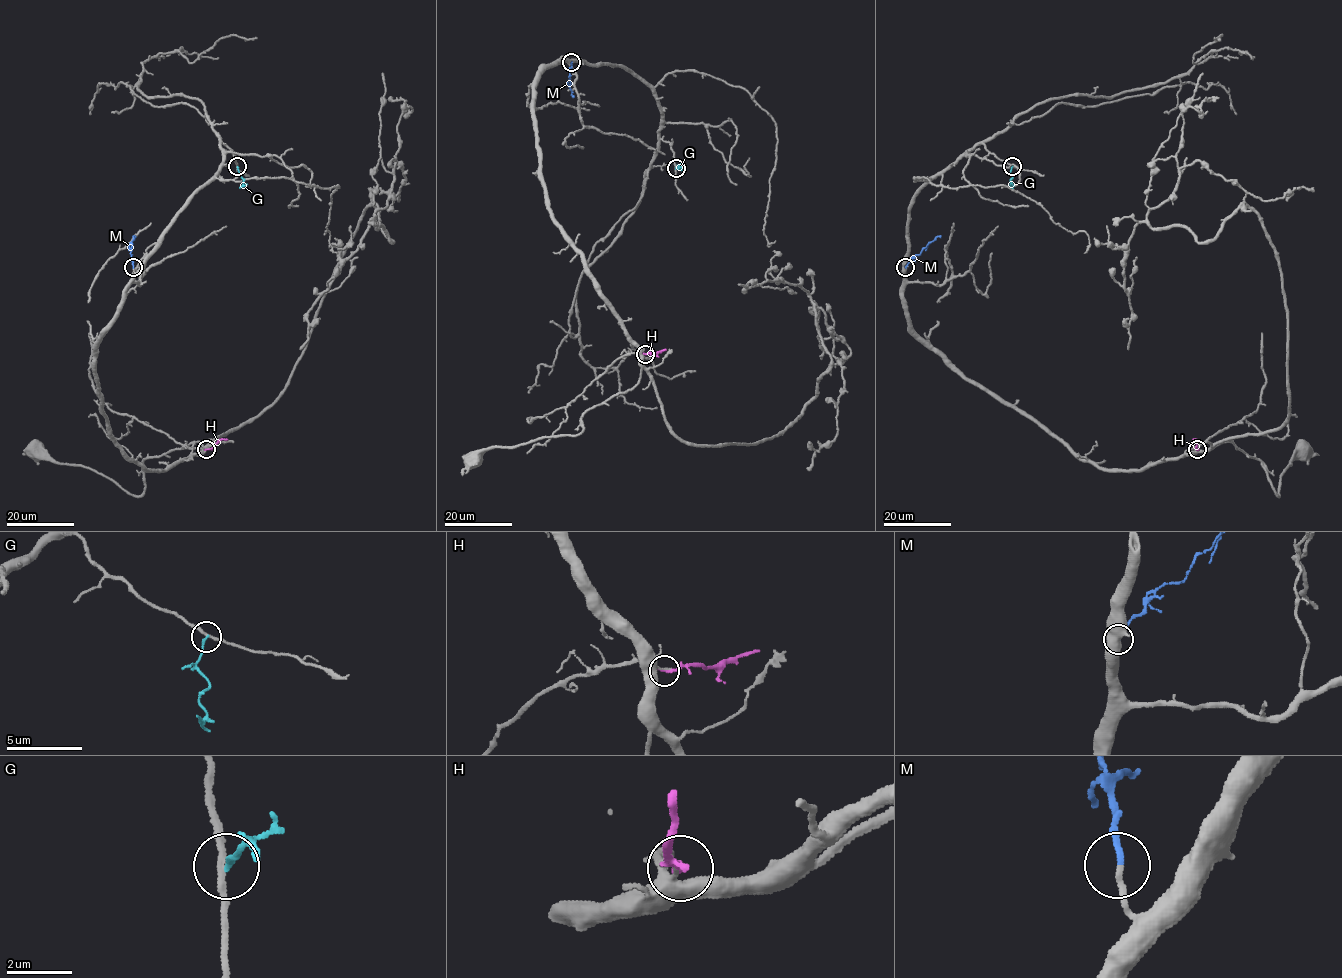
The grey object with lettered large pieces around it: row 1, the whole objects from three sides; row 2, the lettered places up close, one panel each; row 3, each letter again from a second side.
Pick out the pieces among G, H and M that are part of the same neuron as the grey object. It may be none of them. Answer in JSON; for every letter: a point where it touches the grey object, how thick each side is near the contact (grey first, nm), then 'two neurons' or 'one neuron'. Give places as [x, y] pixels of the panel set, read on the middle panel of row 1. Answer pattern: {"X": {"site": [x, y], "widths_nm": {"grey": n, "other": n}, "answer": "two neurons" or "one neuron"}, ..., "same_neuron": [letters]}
{"G": {"site": [676, 168], "widths_nm": {"grey": 200, "other": 160}, "answer": "two neurons"}, "H": {"site": [645, 354], "widths_nm": {"grey": 240, "other": 220}, "answer": "two neurons"}, "M": {"site": [571, 62], "widths_nm": {"grey": 180, "other": 190}, "answer": "one neuron"}, "same_neuron": ["M"]}

